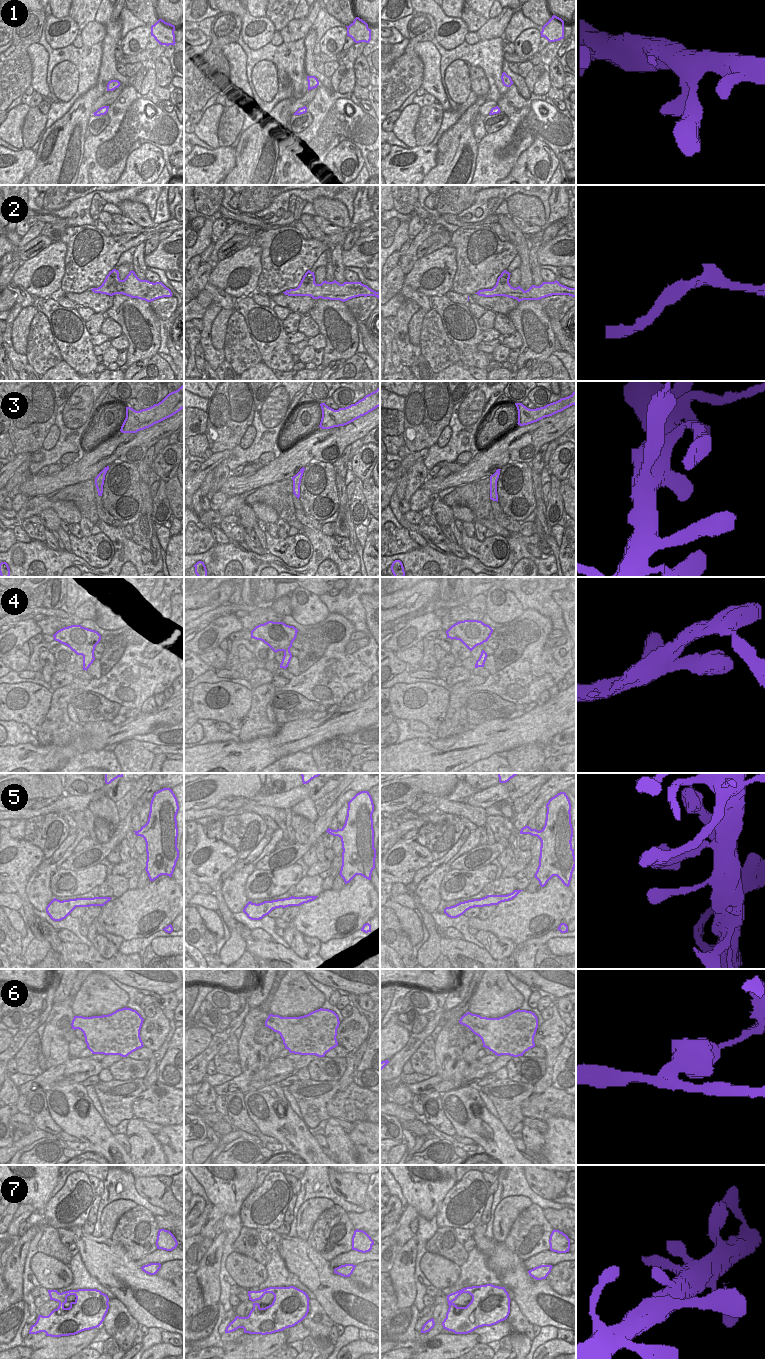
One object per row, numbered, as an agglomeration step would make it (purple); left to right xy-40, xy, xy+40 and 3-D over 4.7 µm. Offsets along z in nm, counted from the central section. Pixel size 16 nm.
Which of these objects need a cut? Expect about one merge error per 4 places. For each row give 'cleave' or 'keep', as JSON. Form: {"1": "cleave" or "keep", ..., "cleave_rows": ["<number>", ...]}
{"1": "keep", "2": "keep", "3": "keep", "4": "keep", "5": "keep", "6": "cleave", "7": "keep", "cleave_rows": ["6"]}

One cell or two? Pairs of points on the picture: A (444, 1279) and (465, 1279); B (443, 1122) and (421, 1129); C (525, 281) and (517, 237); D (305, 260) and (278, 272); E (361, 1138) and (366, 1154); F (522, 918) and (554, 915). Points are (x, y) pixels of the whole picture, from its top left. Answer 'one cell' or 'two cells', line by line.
A: two cells
B: two cells
C: one cell
D: one cell
E: one cell
F: one cell

